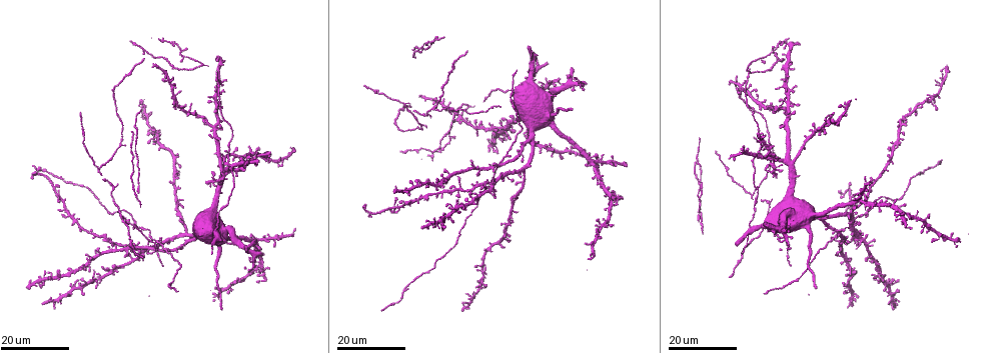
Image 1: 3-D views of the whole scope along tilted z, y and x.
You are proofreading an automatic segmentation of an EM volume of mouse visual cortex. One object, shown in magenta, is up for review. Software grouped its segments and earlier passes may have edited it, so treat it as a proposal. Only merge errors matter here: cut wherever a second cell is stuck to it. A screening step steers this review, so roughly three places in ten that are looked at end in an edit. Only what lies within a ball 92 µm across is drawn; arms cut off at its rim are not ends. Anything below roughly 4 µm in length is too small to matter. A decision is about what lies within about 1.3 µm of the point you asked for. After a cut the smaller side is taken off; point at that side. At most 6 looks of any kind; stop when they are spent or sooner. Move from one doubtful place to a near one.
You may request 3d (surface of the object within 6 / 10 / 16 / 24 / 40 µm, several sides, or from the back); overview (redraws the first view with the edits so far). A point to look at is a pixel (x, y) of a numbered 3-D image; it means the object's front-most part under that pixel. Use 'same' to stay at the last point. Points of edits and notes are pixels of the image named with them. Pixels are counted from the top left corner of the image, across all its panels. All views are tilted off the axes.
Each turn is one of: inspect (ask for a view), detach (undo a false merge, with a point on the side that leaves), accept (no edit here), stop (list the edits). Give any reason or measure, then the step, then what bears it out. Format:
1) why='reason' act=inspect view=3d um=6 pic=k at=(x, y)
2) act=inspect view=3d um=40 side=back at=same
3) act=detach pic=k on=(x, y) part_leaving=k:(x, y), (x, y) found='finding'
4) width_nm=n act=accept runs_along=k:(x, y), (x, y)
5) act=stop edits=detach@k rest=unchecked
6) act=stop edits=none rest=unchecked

why='three arms meet' act=inspect view=3d um=16 pic=1 at=(505, 156)

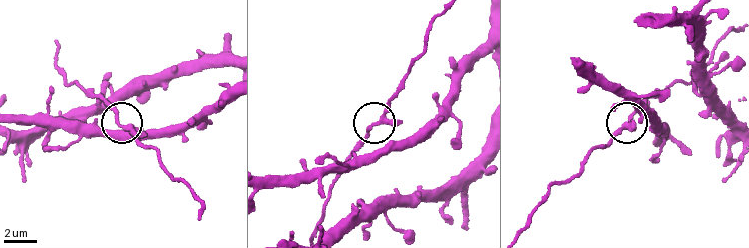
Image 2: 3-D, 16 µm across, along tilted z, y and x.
act=inspect view=3d um=10 pic=2 at=(379, 120)

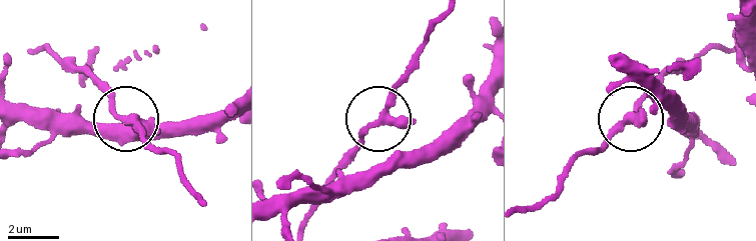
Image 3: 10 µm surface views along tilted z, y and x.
act=inspect view=3d um=6 pic=3 at=(631, 119)

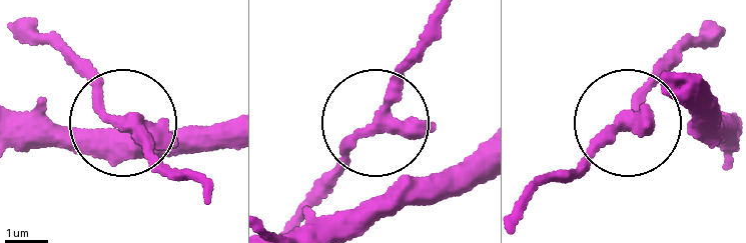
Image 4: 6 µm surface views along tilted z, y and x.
width_nm=280 act=accept runs_along=4:(228, 122), (167, 138), (123, 124), (166, 176) found='all the same cell'

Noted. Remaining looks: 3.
act=inspect view=3d um=16 pic=1 at=(117, 203)

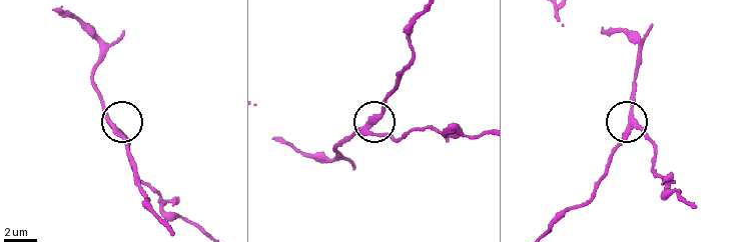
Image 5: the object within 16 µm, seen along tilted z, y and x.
why='closer look' act=inspect view=3d um=10 pic=5 at=(111, 126)

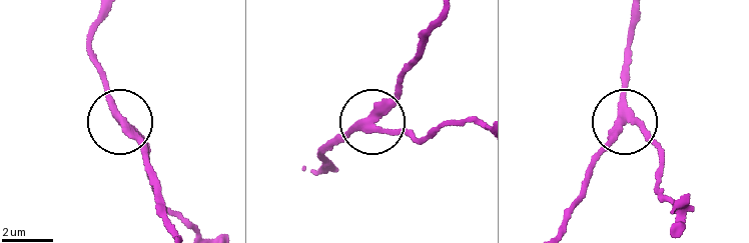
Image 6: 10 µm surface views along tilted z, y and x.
arms=3 act=detach pic=6 on=(132, 137) part_leaving=6:(116, 110), (141, 148), (147, 180), (169, 229) found='two cells meet here'

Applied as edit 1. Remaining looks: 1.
act=stop edits=detach@6 rest=unchecked

